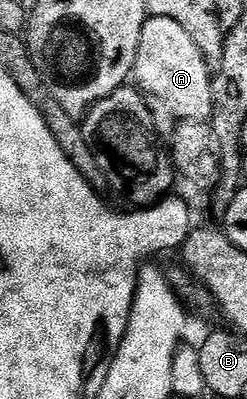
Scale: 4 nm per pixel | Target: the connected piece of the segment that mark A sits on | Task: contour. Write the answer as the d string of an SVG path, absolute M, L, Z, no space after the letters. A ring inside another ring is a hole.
M151 16L141 30L141 42L137 46L137 62L133 80L147 96L161 98L169 110L173 110L176 121L210 121L213 110L211 97L212 69L197 50L193 38L173 22L173 18Z

